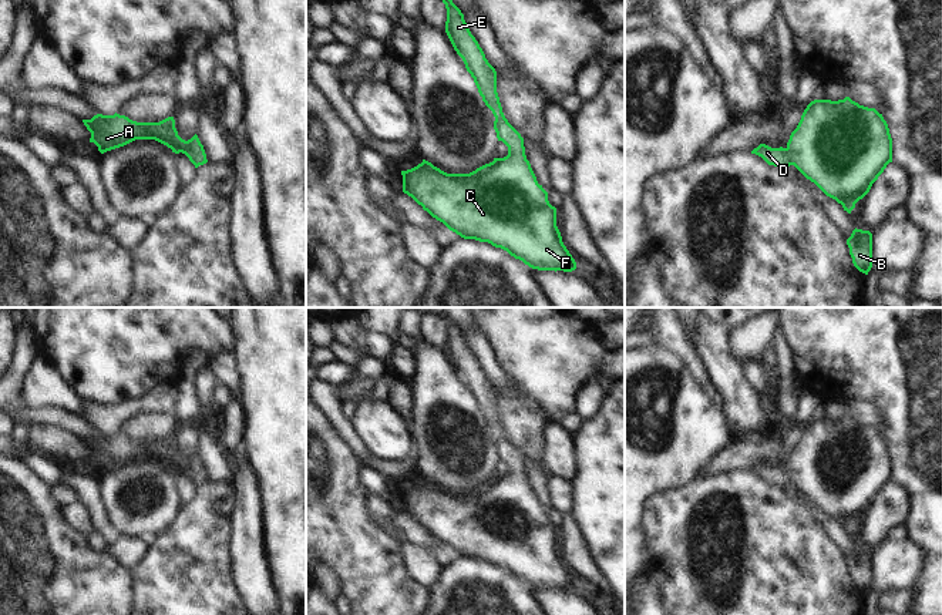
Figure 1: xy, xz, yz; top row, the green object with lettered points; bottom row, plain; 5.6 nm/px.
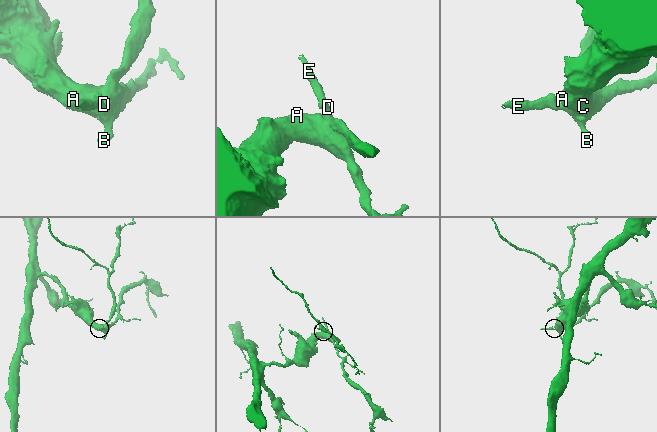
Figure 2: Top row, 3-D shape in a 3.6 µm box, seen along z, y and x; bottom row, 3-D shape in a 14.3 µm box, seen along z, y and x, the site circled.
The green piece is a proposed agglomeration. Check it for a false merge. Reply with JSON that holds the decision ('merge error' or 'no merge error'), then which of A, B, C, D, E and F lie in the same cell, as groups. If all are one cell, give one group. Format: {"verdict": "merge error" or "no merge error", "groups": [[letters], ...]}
{"verdict": "no merge error", "groups": [["A", "B", "C", "D", "E", "F"]]}

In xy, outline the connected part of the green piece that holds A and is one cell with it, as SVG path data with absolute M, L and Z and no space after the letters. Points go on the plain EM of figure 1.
M97 433L91 438L83 438L91 451L90 461L98 466L101 473L124 466L135 458L155 458L175 473L185 473L198 487L208 481L203 464L195 453L185 460L178 454L174 436L168 436L159 441L137 441L125 434L102 434Z

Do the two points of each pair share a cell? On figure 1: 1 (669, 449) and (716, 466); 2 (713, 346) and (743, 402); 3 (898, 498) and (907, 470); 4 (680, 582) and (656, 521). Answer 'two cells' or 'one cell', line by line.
1: two cells
2: one cell
3: two cells
4: one cell

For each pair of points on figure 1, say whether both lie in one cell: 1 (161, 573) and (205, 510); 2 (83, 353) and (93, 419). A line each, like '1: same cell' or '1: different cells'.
1: same cell
2: different cells

